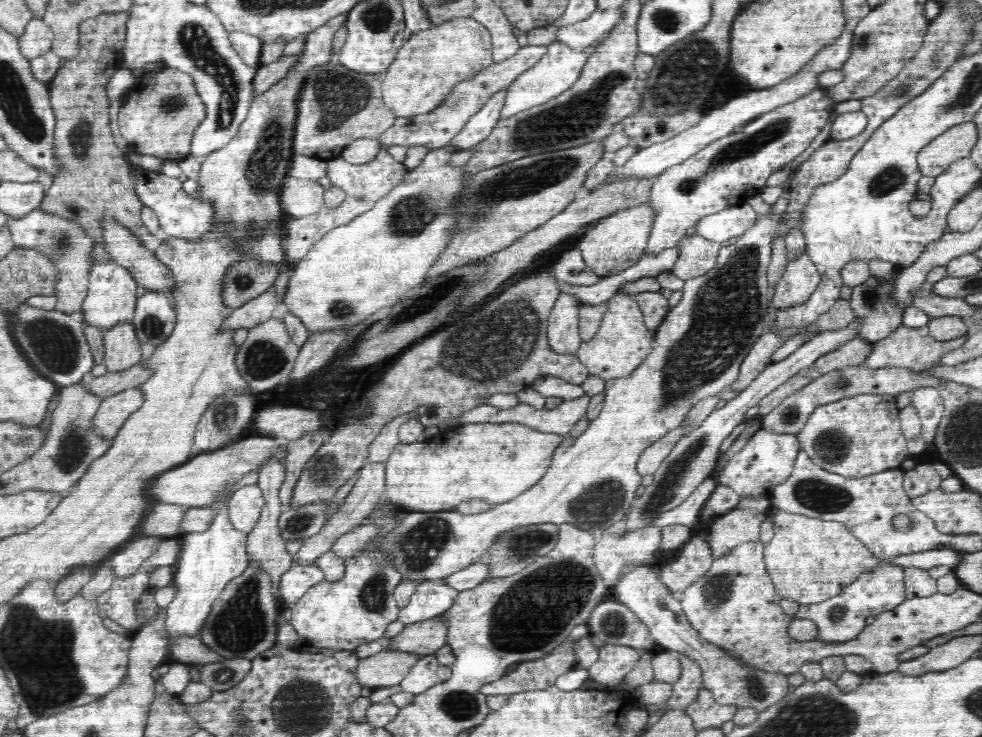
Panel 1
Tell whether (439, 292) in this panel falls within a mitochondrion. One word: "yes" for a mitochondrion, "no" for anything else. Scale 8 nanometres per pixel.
yes

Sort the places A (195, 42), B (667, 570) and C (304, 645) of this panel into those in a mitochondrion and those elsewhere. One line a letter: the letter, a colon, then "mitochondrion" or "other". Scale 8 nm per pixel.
A: mitochondrion
B: other
C: other

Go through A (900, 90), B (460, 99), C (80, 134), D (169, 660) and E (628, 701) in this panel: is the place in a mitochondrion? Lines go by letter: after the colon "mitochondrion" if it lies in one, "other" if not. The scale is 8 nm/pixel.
A: mitochondrion
B: mitochondrion
C: mitochondrion
D: other
E: other

